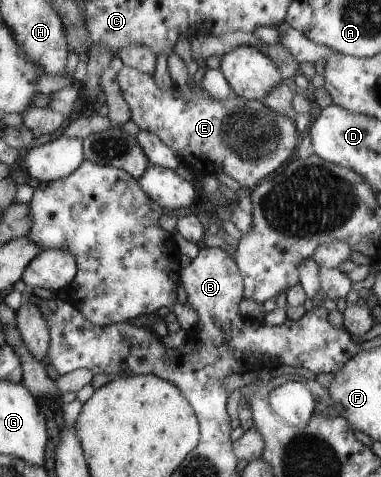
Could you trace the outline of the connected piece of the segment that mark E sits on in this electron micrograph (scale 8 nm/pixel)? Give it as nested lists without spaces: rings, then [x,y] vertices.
[[[127,66],[118,73],[118,84],[125,103],[130,109],[132,122],[139,128],[157,134],[161,141],[169,146],[183,164],[198,176],[225,173],[236,180],[242,188],[257,187],[257,182],[275,172],[293,154],[300,134],[295,119],[270,110],[261,101],[249,101],[233,92],[227,99],[215,99],[203,88],[189,88],[183,92],[173,84],[172,88],[161,88],[155,82],[153,73],[143,73]]]

